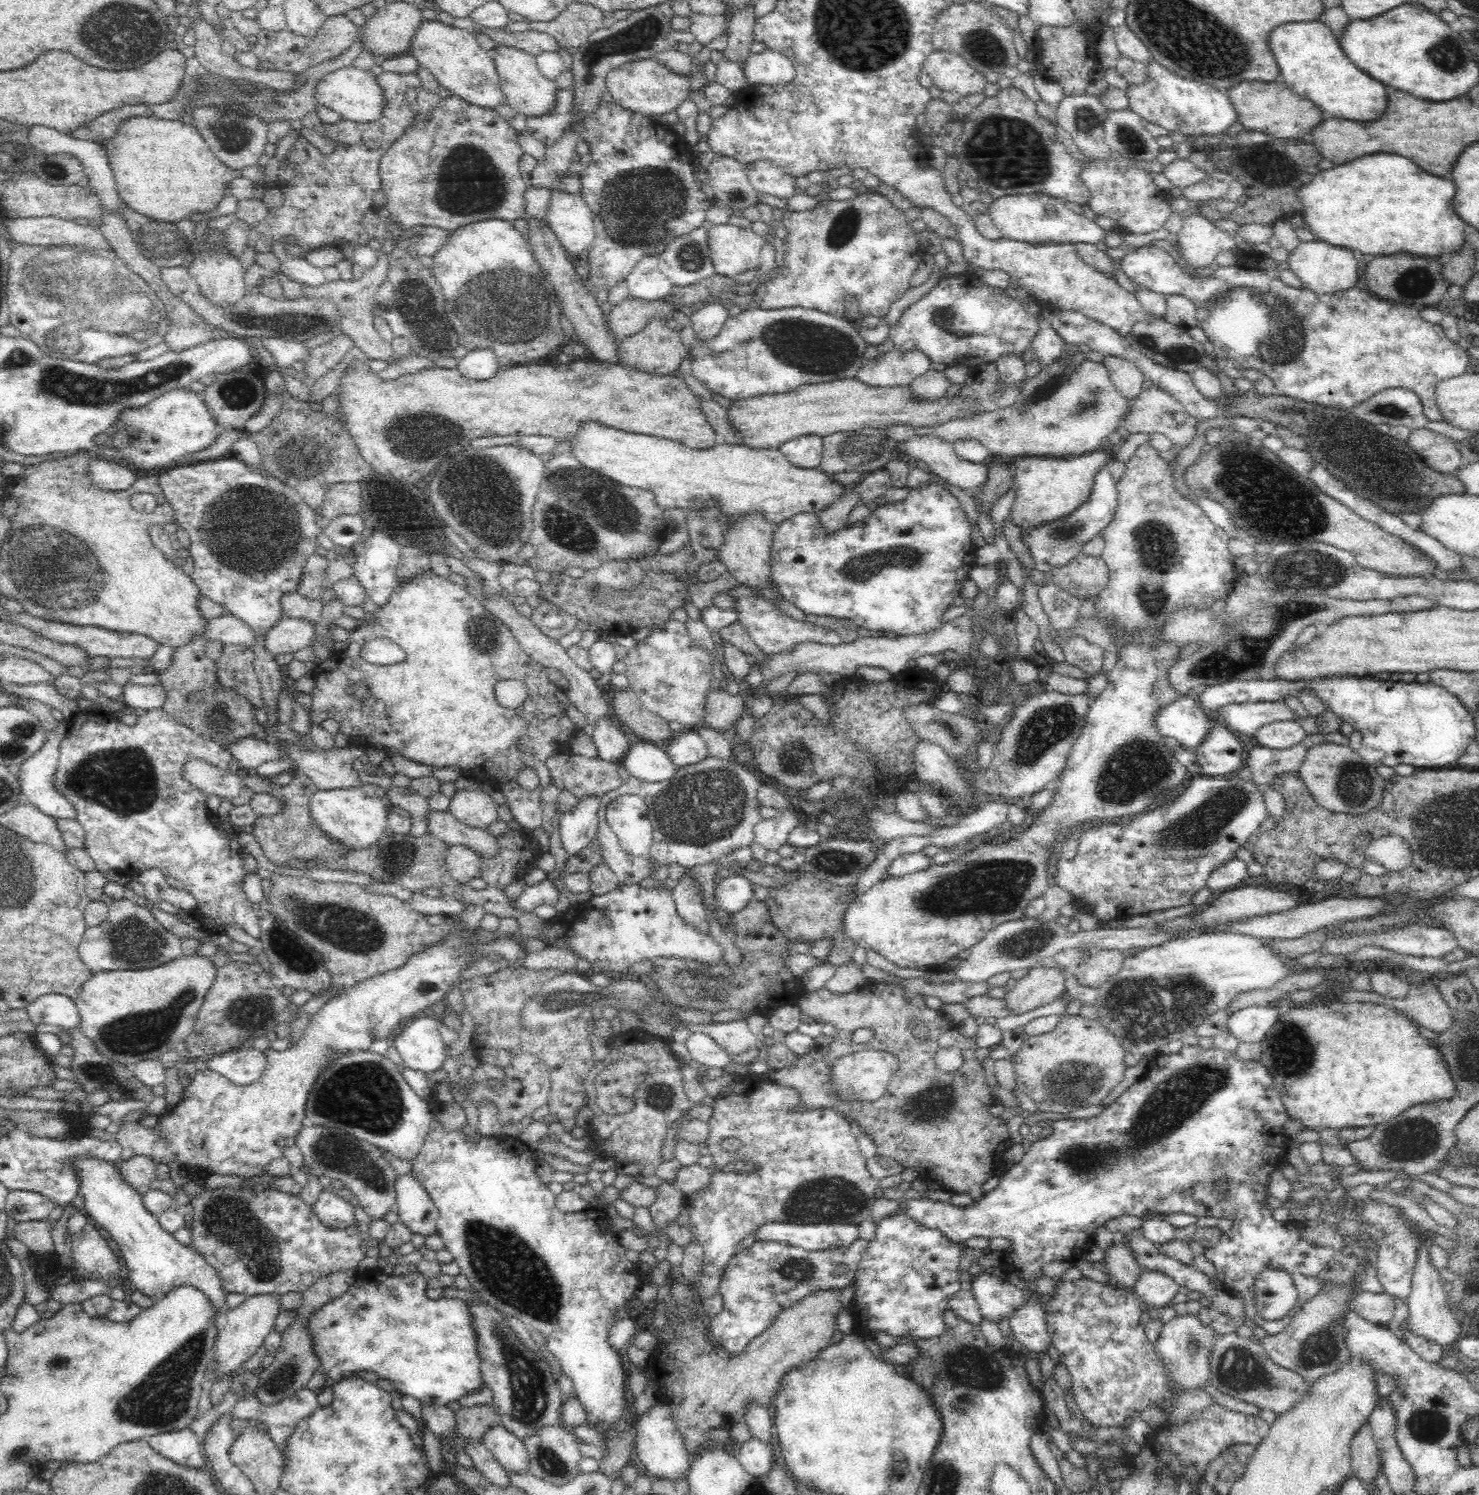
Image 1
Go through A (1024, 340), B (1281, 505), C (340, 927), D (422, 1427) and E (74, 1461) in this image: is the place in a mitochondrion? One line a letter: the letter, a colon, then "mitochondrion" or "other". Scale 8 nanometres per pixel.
A: other
B: mitochondrion
C: mitochondrion
D: other
E: other

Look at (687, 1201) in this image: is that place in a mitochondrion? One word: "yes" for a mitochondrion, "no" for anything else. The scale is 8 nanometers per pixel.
no

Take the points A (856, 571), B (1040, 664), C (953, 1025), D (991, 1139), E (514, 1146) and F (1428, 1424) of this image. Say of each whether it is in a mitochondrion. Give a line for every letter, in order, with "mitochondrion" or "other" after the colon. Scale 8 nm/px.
A: mitochondrion
B: other
C: other
D: other
E: other
F: mitochondrion

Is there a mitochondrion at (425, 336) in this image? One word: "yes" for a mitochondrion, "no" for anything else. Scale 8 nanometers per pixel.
yes

